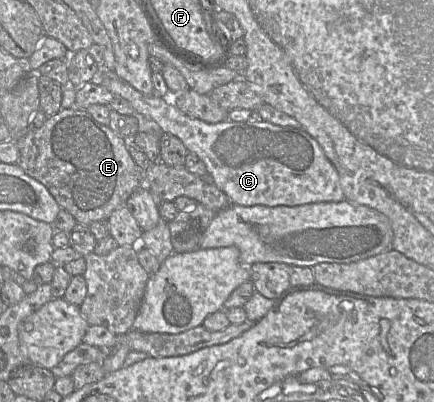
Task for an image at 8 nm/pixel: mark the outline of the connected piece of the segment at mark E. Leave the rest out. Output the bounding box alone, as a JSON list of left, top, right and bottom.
[16,108,145,226]

